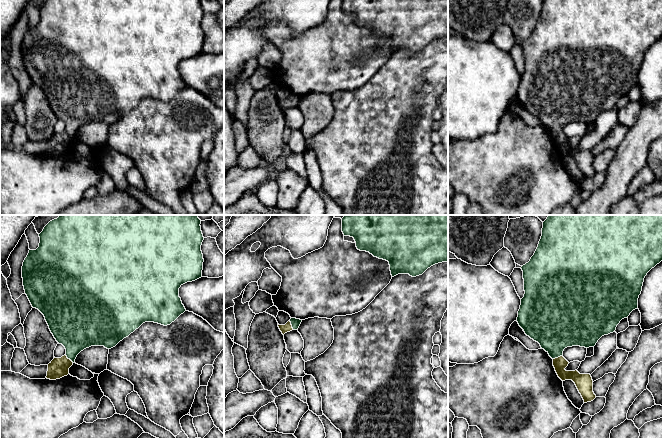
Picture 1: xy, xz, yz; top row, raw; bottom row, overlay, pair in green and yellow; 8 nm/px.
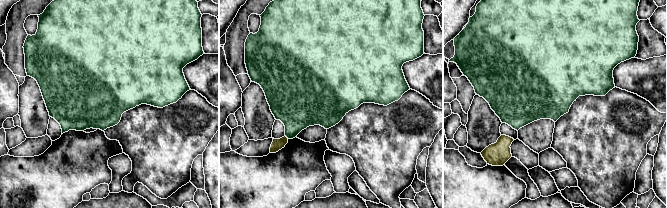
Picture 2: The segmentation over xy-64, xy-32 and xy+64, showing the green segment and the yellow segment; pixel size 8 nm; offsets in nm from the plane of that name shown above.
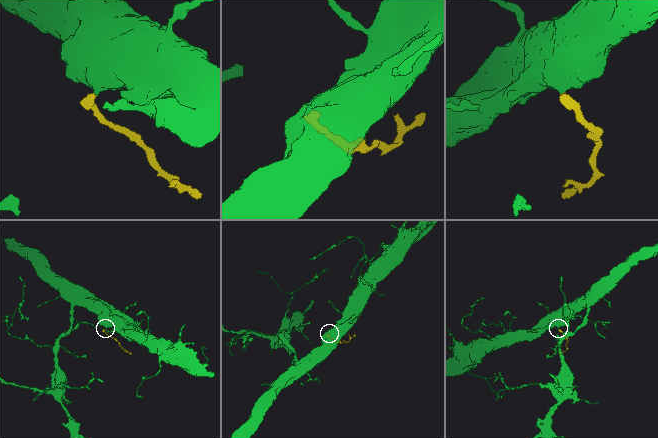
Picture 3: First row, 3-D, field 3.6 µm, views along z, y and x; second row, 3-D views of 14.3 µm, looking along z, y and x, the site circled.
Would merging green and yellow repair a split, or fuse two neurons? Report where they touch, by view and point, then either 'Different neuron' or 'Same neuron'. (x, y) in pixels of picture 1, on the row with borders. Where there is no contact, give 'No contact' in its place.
Touches green at yz (557, 357). Same neuron

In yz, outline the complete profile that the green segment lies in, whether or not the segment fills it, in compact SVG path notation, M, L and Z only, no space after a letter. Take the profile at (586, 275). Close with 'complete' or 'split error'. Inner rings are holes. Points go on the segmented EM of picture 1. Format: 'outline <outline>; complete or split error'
outline M548 215L542 236L530 261L521 267L524 297L517 322L525 334L538 342L553 359L562 380L572 380L584 403L596 398L590 374L566 371L569 362L563 357L567 347L594 347L598 340L615 332L617 325L638 308L638 298L647 273L662 261L662 215Z; split error

